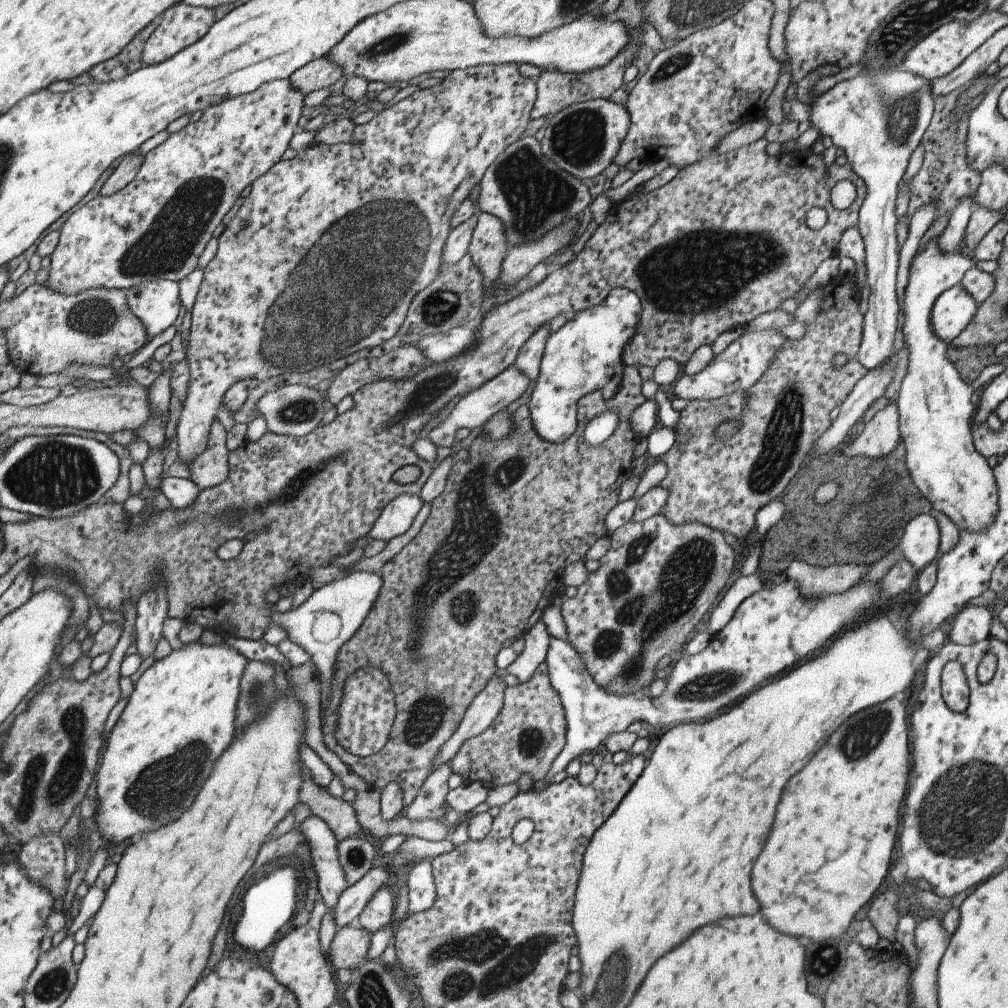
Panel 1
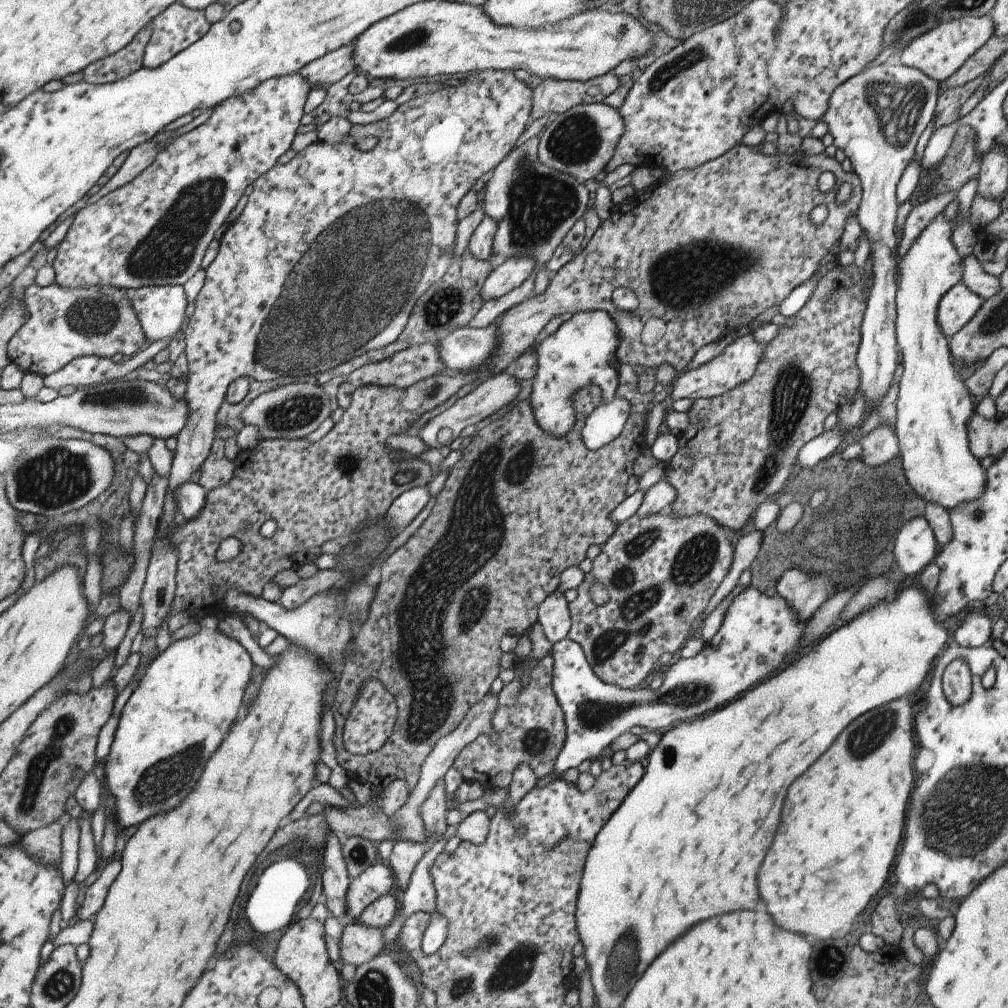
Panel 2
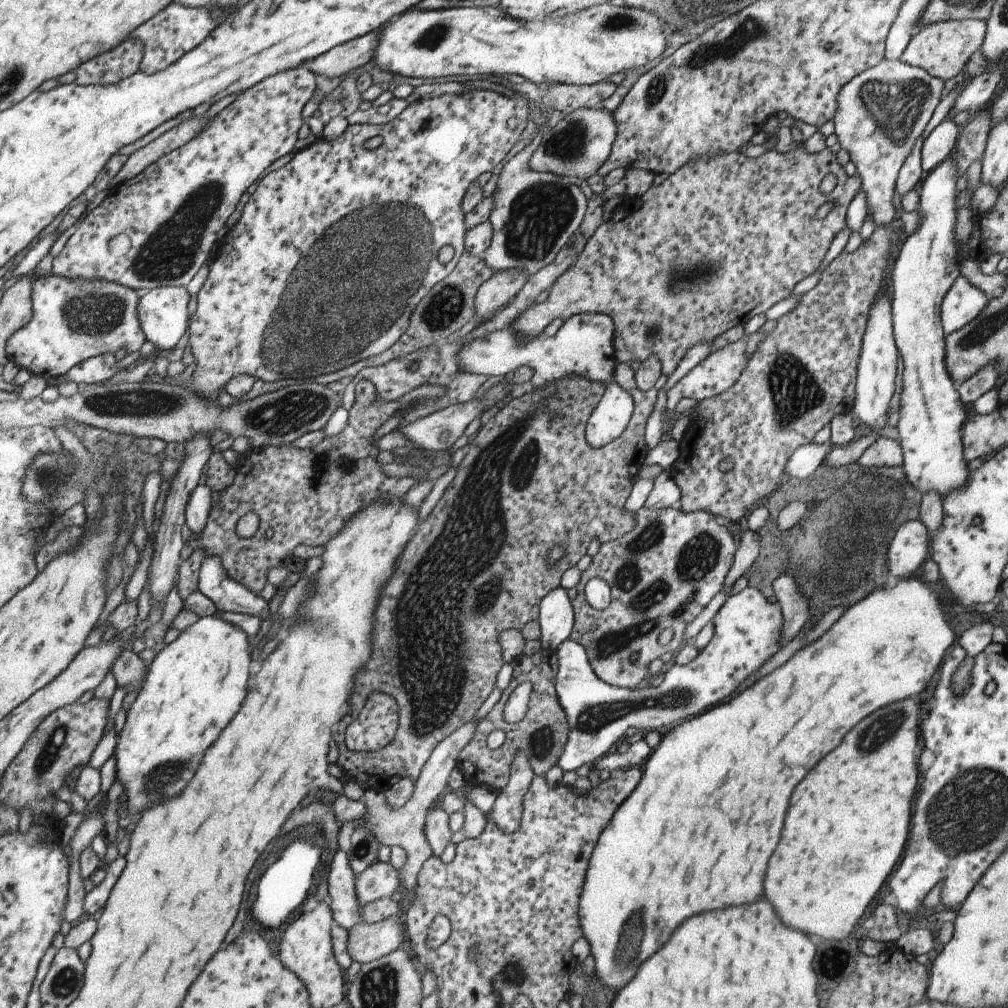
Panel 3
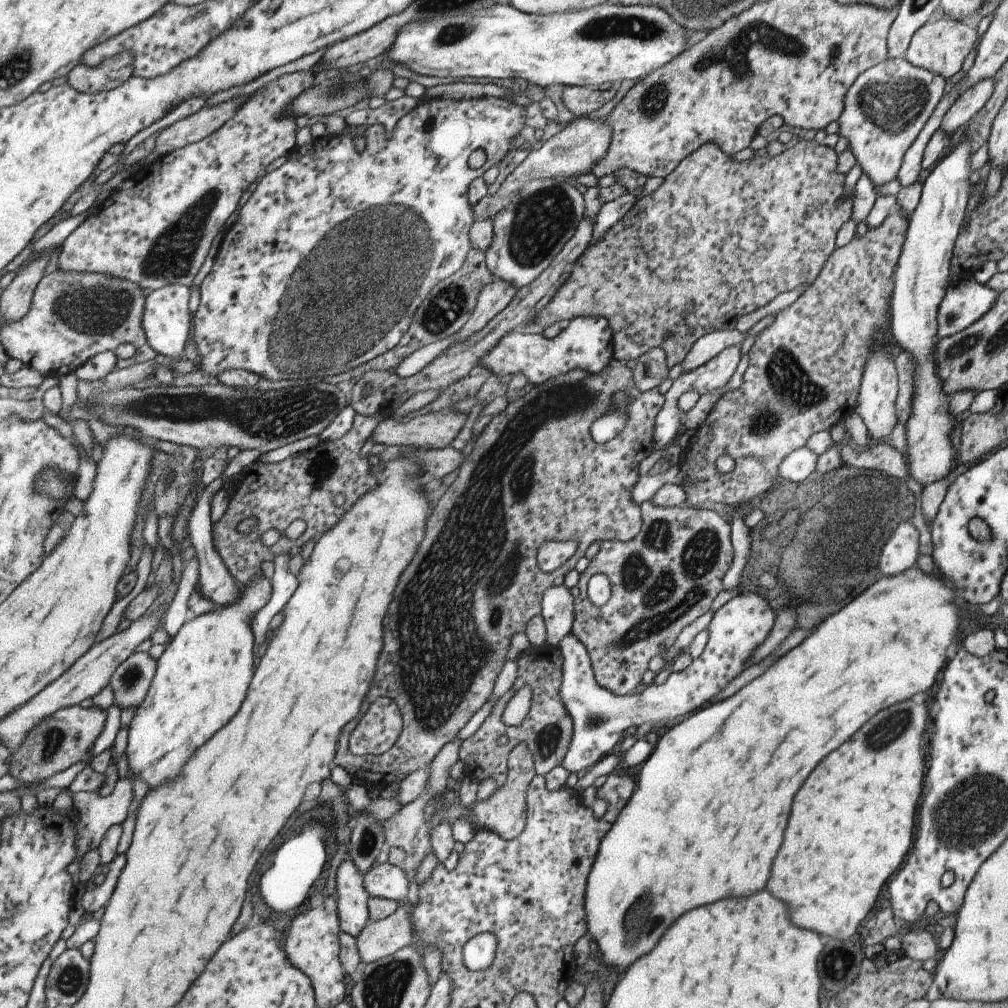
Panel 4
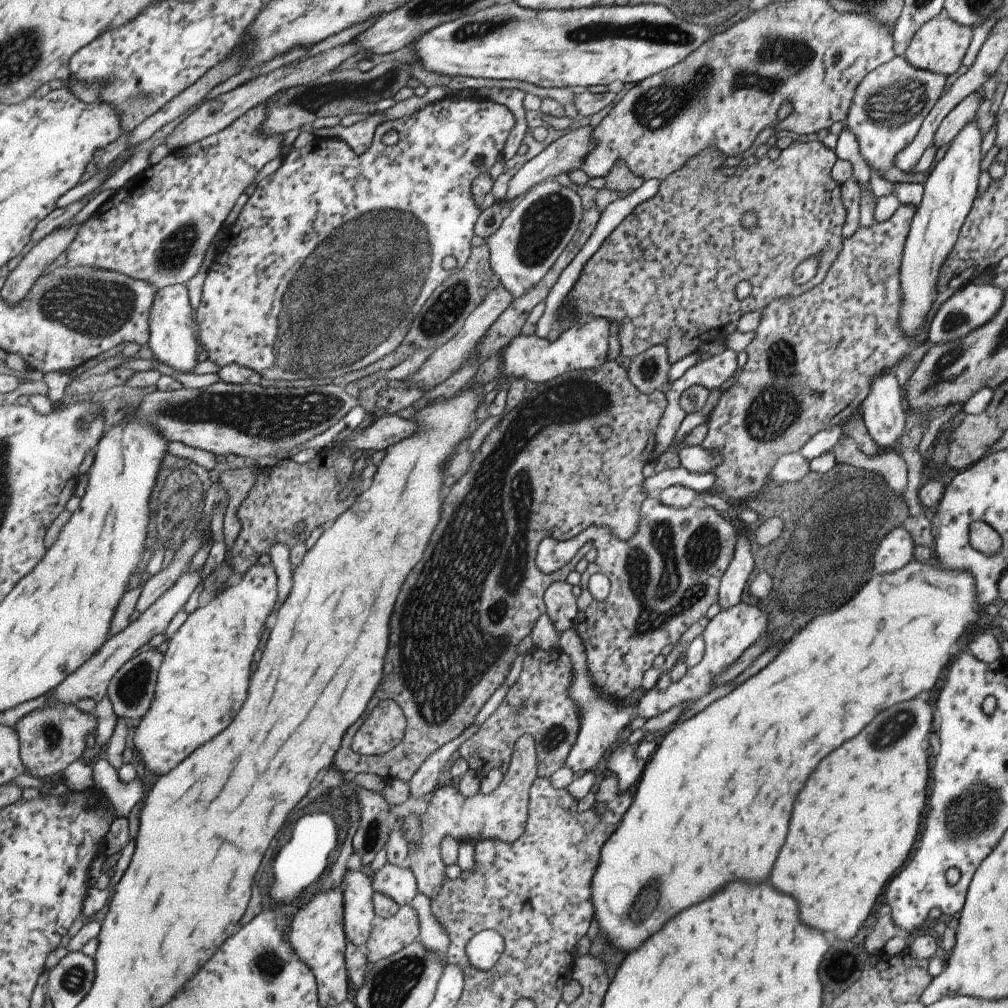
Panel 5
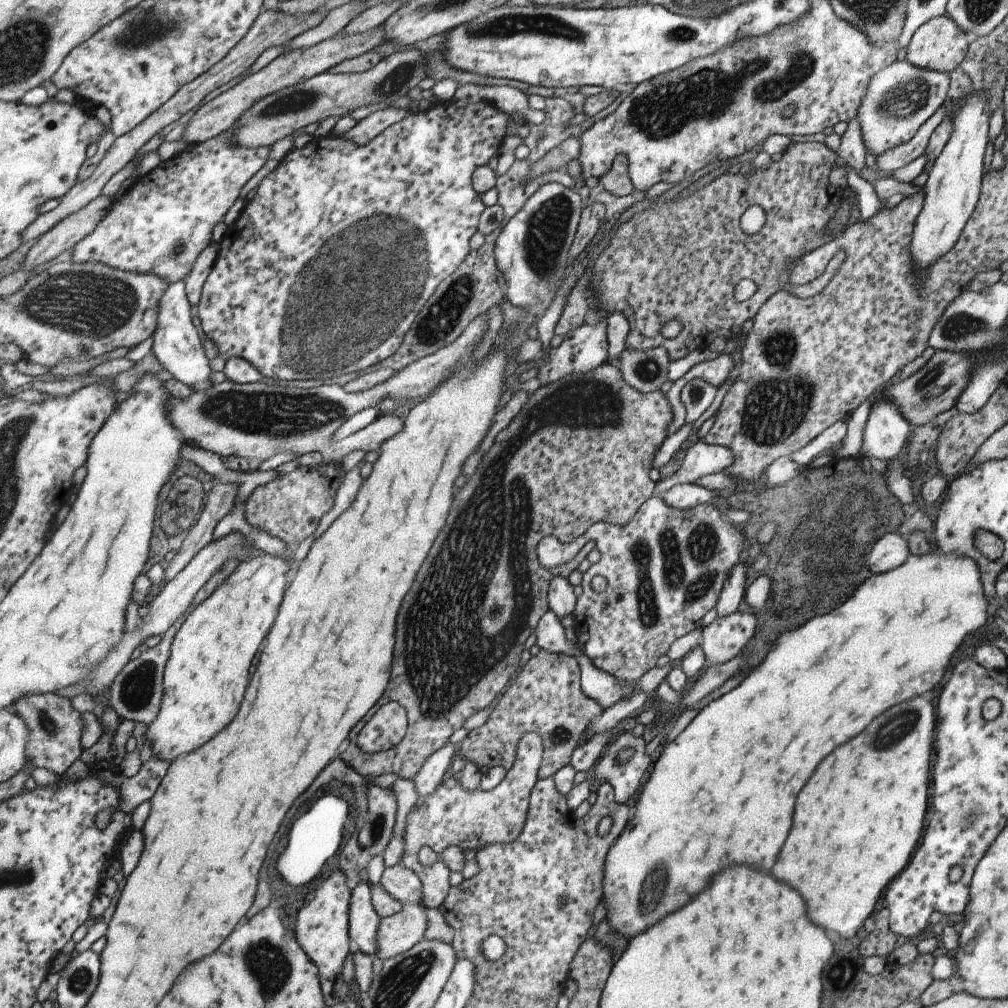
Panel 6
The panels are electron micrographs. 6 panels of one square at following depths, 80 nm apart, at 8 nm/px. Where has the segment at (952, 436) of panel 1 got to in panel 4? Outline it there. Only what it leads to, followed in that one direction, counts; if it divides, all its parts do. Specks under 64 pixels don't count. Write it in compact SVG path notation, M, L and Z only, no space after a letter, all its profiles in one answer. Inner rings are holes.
M962 138L955 148L952 148L949 154L942 158L941 162L935 164L935 167L929 176L923 180L920 198L915 210L908 216L908 225L905 227L904 240L901 246L899 258L896 260L895 272L893 272L893 292L891 292L891 310L889 323L889 337L898 347L900 354L904 353L911 363L913 375L913 396L911 396L911 412L905 422L905 446L907 446L906 468L908 474L911 474L921 487L949 477L952 479L956 474L953 468L953 462L956 456L953 453L951 442L949 442L949 433L955 424L955 418L949 414L947 400L948 396L943 394L941 383L935 376L935 364L931 364L931 352L935 350L937 342L937 332L935 332L937 308L951 284L949 280L949 264L953 256L953 246L958 238L959 230L963 226L965 218L965 207L969 200L971 183L968 180L971 174L971 140Z

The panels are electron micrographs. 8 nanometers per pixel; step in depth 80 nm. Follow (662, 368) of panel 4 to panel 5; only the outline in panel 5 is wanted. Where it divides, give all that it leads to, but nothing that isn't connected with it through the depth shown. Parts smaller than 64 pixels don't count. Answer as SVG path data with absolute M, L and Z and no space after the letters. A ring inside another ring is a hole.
M653 345L631 358L627 376L639 392L647 394L666 387L669 366L666 348Z

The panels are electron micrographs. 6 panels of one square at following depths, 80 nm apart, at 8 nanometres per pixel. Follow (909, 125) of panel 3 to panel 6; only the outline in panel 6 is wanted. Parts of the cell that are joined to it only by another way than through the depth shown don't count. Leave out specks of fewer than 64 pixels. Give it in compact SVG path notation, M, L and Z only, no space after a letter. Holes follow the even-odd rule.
M905 59L893 61L890 65L877 71L875 76L867 83L866 92L857 107L855 118L858 120L864 148L876 158L894 146L906 143L914 134L920 124L930 117L939 105L943 105L949 84L948 73L920 69L909 64Z

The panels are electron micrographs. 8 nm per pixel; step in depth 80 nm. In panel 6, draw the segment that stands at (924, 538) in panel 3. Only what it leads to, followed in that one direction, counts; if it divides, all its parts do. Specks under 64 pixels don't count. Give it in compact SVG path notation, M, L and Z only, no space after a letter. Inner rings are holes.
M887 533L876 540L868 554L867 566L869 566L871 574L887 572L887 570L903 564L903 560L909 554L908 542L906 537L899 533Z

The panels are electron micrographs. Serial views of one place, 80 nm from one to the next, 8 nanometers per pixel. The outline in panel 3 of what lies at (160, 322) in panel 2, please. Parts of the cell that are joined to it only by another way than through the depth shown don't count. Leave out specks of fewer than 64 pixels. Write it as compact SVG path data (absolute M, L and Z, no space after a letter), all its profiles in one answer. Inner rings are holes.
M159 287L141 293L139 302L139 317L142 322L144 334L154 347L159 350L171 350L175 346L182 346L181 338L190 330L192 315L189 310L191 294L186 287Z

